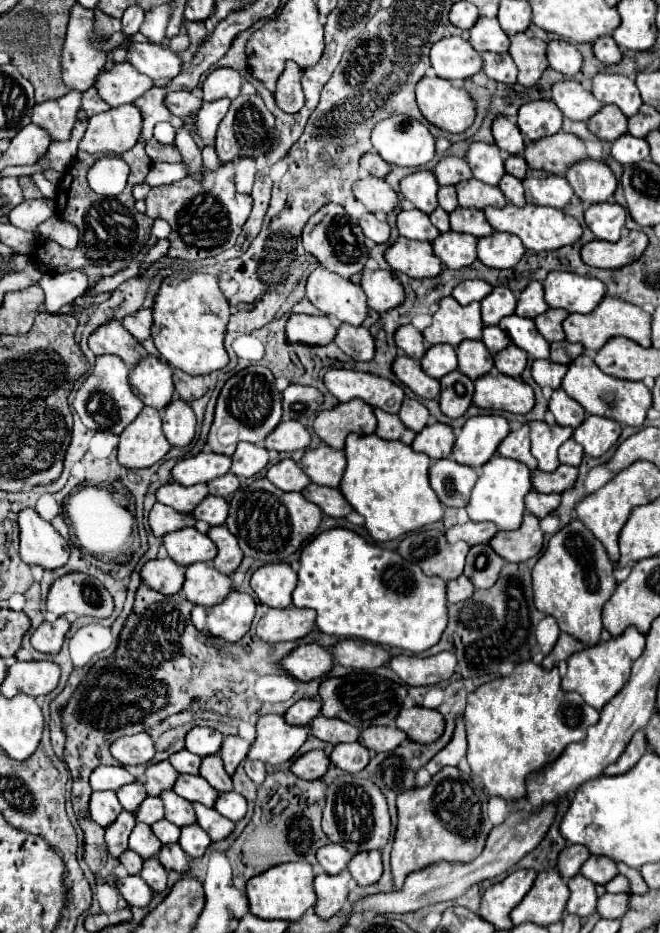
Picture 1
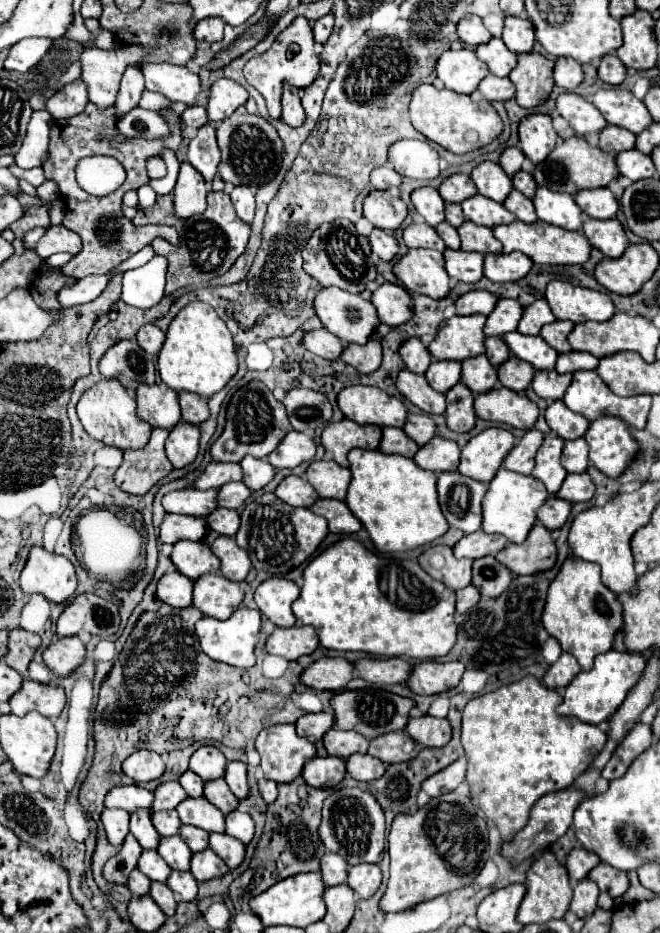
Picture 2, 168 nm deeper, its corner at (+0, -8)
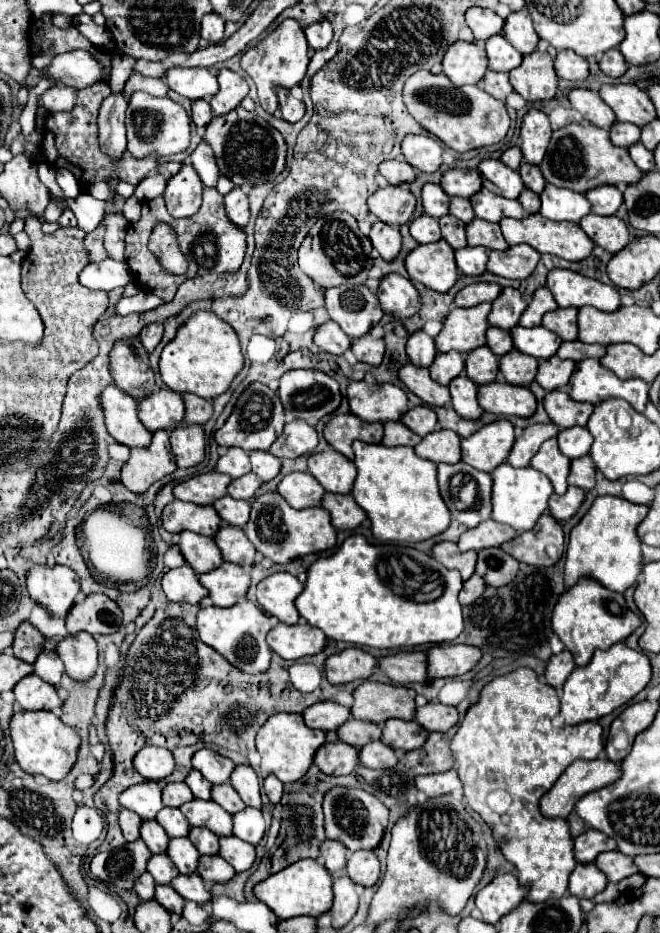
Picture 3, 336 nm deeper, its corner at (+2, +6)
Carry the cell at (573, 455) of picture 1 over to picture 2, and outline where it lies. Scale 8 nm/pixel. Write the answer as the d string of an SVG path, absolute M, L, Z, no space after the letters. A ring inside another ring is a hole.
M584 438L564 444L562 452L562 468L566 472L586 472L588 468L588 444Z

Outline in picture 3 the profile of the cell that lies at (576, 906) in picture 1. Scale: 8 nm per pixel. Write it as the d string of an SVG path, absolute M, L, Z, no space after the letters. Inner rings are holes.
M594 862L590 864L578 864L574 872L570 874L570 894L578 898L594 898L598 892L602 892L608 884L608 878L604 872L596 868Z

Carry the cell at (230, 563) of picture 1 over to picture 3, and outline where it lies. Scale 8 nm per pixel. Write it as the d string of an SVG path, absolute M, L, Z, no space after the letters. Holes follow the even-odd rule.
M224 524L216 536L214 536L218 548L222 550L224 560L240 564L250 568L254 564L254 556L256 556L256 548L252 546L252 542L248 540L248 536L244 534L244 530Z

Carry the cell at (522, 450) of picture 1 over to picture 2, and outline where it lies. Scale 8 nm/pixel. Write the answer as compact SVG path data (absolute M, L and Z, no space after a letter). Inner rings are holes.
M528 430L518 442L516 446L508 452L506 460L504 460L504 468L512 470L512 472L520 472L520 474L532 474L534 468L534 454L542 444L544 434L540 430Z

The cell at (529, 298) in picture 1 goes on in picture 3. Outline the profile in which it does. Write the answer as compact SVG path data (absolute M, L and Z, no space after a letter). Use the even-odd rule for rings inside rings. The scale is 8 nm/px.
M544 286L544 288L536 290L536 294L532 296L532 302L528 304L526 312L524 312L524 314L522 314L522 318L520 318L520 326L524 326L524 328L540 326L542 316L544 316L546 312L556 310L556 308L558 308L558 304L556 304L556 300L554 300L552 292Z

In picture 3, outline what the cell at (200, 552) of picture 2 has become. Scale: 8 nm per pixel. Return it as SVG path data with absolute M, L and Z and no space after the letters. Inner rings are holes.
M182 532L178 546L180 546L180 552L184 554L186 562L198 574L210 572L224 562L220 548L216 546L214 538L200 536L200 534L194 534L194 532Z

